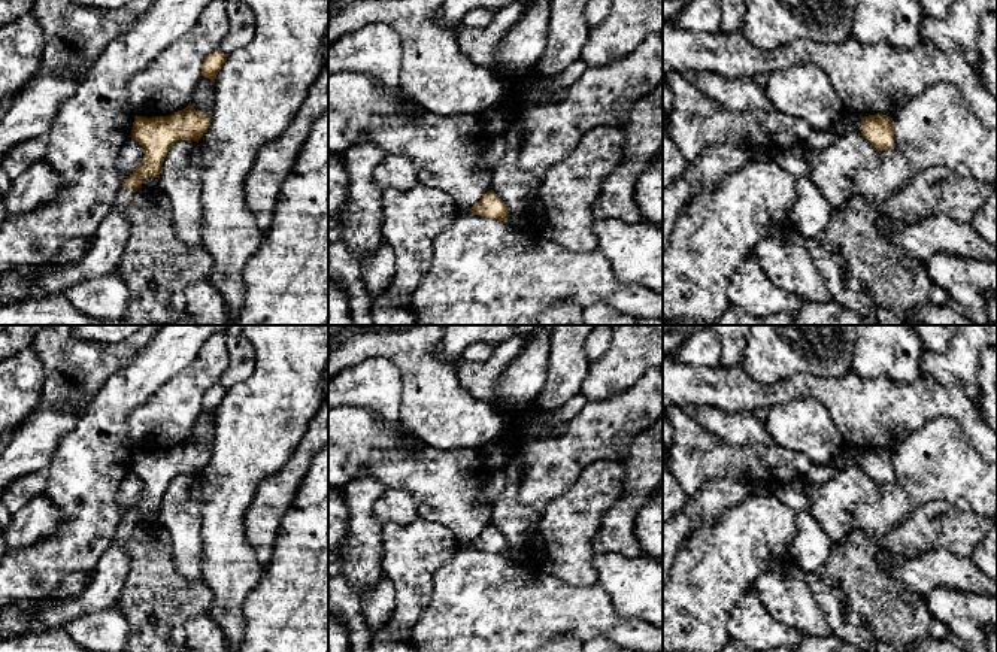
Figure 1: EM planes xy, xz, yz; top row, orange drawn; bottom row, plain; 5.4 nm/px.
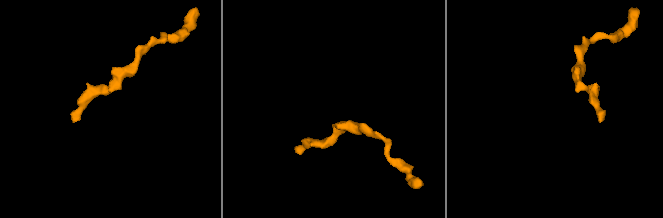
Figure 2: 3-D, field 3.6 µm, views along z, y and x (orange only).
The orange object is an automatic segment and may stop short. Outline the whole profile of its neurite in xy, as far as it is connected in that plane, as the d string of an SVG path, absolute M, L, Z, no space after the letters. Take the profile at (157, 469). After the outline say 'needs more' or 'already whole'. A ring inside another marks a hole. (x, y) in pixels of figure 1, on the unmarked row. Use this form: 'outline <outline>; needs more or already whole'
outline M187 440L169 451L136 451L131 471L142 480L142 497L122 516L115 539L97 562L93 580L72 600L39 600L33 606L33 631L63 628L69 621L96 610L112 609L118 603L130 568L124 542L146 512L160 512L163 495L178 474L199 476L210 460L210 449Z; needs more

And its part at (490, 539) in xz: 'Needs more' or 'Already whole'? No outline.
Already whole

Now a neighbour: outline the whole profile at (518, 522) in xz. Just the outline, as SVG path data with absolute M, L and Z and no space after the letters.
M515 455L506 466L506 488L494 500L491 524L504 536L509 551L503 555L518 565L531 565L533 537L542 513L525 506L518 497L518 488L527 458Z

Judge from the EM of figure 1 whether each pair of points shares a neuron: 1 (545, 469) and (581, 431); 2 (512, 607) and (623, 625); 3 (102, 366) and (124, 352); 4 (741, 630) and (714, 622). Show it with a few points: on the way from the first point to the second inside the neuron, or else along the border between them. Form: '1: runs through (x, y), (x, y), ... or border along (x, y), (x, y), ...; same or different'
1: runs through (554, 460), (573, 440); same
2: runs through (539, 609), (588, 613), (596, 618); same
3: runs through (108, 361), (118, 355); same
4: border along (744, 594), (729, 616), (729, 636); different

